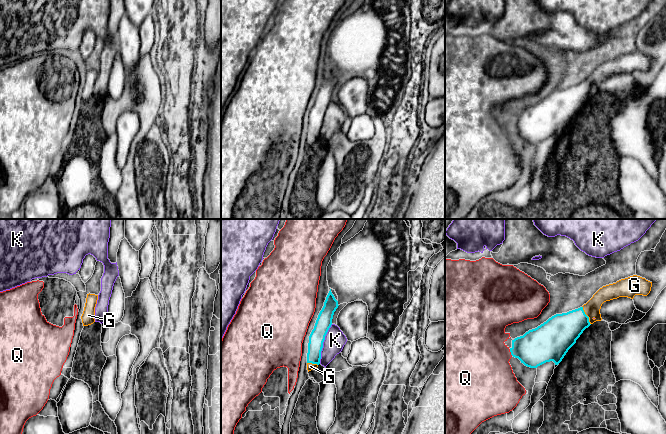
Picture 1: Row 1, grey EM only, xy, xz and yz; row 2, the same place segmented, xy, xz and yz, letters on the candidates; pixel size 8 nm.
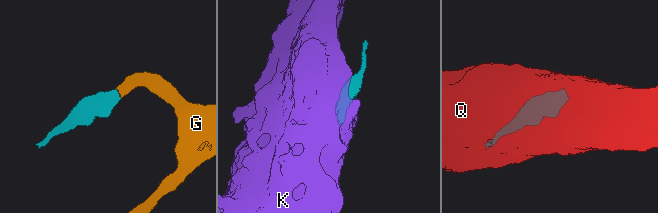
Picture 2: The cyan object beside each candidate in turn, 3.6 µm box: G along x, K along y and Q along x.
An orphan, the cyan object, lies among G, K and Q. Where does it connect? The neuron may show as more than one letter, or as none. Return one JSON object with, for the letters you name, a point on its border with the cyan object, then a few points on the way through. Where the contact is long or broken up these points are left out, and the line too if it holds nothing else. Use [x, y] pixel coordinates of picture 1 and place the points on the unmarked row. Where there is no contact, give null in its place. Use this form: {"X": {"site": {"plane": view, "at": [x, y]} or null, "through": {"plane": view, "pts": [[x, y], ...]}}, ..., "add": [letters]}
{"G": {"site": {"plane": "yz", "at": [586, 91]}, "through": {"plane": "yz", "pts": [[560, 108], [586, 91], [592, 84]]}}, "add": ["G"]}

